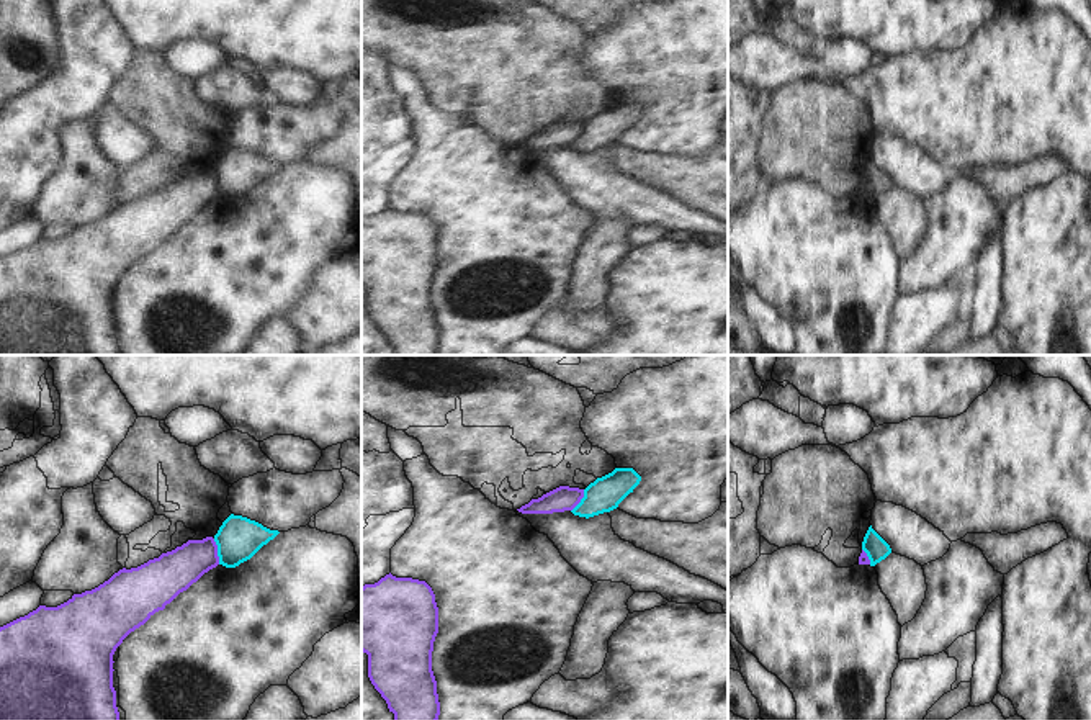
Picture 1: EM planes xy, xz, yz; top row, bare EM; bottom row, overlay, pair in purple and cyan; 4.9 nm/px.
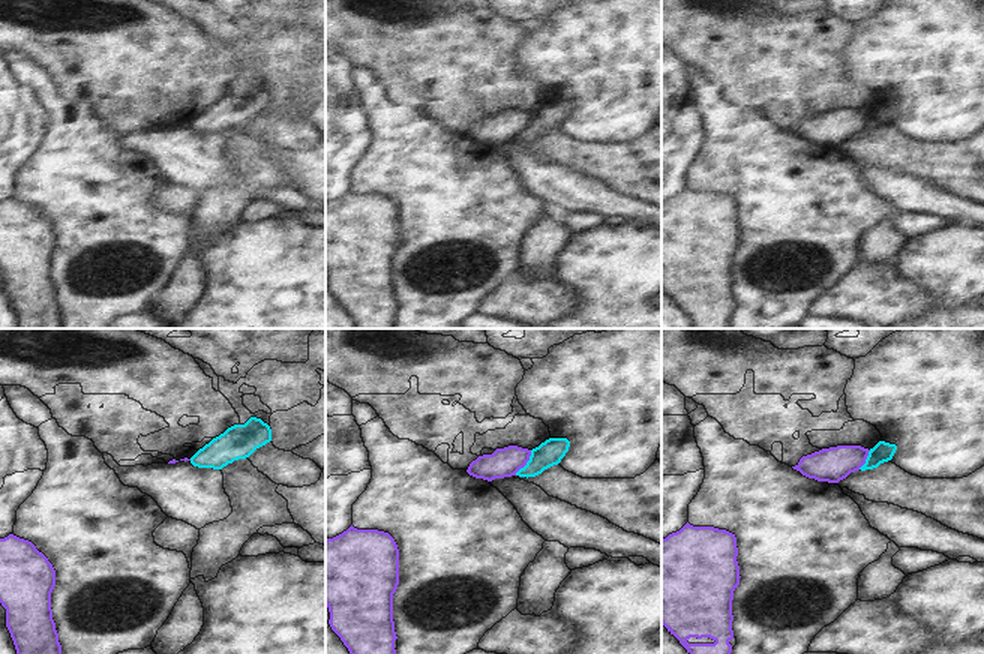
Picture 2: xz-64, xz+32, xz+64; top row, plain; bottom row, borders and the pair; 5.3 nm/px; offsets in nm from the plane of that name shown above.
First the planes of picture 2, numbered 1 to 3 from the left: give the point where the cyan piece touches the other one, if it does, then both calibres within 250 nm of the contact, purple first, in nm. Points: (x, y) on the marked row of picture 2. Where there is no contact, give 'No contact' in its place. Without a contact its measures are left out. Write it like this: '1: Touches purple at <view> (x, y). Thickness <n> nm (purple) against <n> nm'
1: No contact
2: Touches purple at xz+32 (527, 461). Thickness 160 nm (purple) against 140 nm
3: Touches purple at xz+64 (866, 458). Thickness 190 nm (purple) against 110 nm

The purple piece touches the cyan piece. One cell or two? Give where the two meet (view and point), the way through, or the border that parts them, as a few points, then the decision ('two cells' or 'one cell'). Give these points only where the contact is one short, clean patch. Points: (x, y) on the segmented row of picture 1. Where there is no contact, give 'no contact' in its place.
meets purple in xy at (216, 552); border along xy (213, 539), (219, 563); two cells

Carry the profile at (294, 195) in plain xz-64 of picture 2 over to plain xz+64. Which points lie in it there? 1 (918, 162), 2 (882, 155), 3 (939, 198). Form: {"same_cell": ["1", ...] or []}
{"same_cell": ["3"]}

